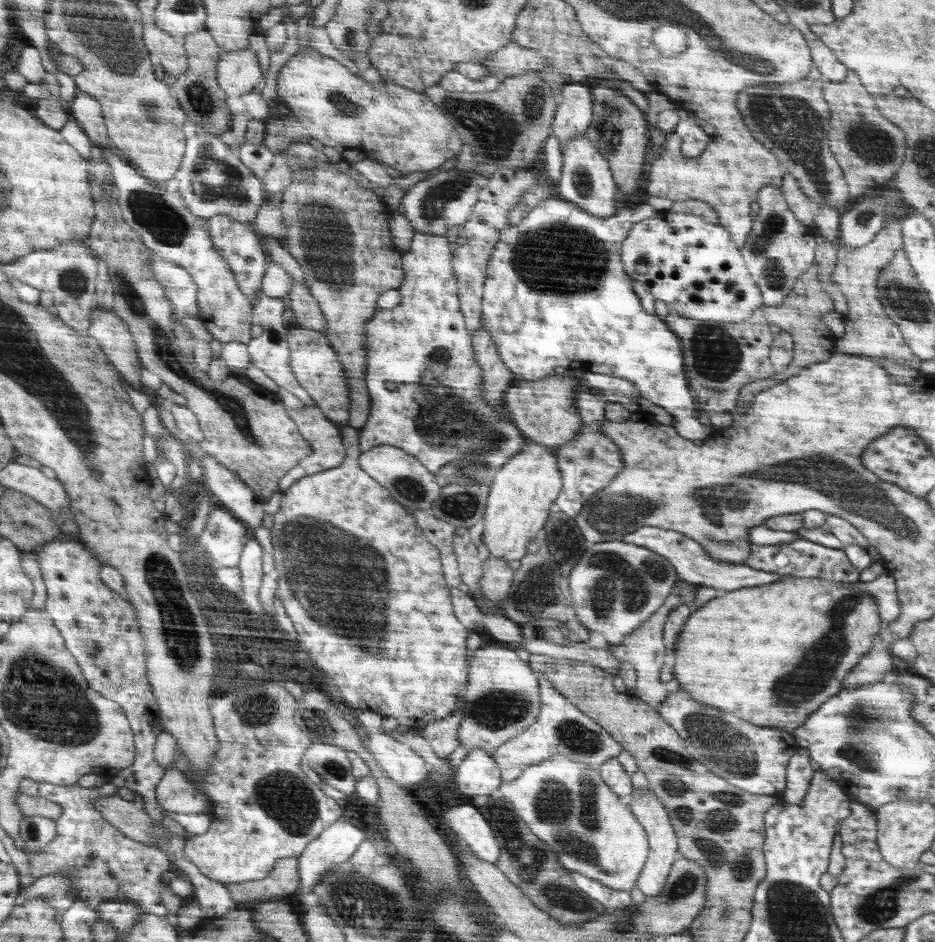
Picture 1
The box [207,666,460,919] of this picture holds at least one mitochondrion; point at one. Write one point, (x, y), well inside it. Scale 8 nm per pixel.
(281, 796)

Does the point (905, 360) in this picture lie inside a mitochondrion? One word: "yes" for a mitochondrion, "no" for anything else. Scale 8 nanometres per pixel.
no

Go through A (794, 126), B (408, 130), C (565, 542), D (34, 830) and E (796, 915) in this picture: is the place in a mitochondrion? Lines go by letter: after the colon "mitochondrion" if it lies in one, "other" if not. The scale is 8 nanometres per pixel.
A: mitochondrion
B: other
C: mitochondrion
D: mitochondrion
E: mitochondrion

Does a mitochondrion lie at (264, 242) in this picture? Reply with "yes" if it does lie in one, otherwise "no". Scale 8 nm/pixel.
no

